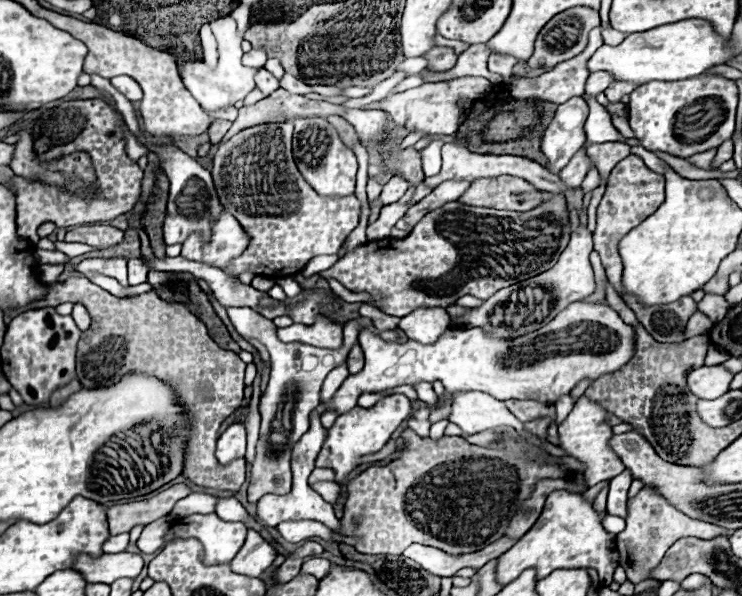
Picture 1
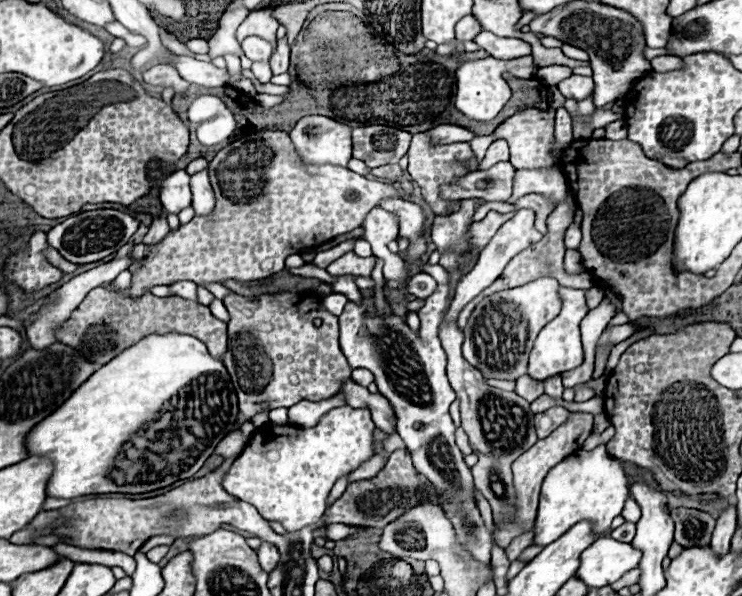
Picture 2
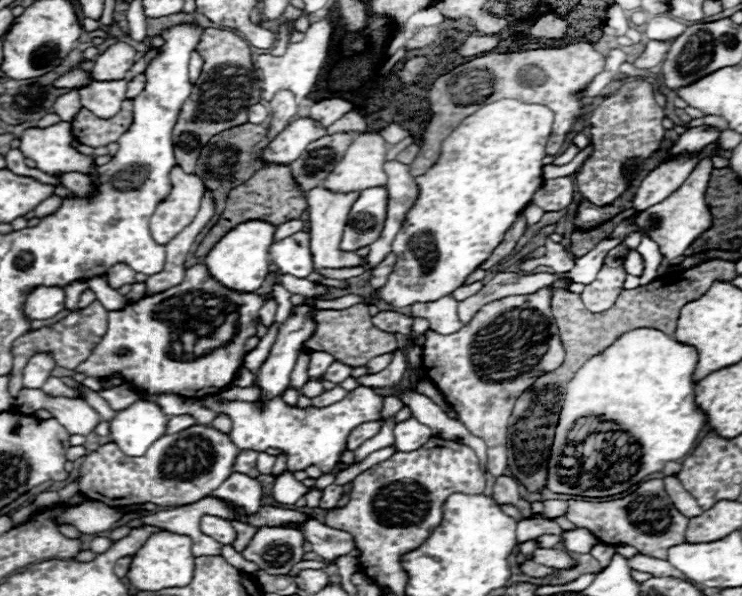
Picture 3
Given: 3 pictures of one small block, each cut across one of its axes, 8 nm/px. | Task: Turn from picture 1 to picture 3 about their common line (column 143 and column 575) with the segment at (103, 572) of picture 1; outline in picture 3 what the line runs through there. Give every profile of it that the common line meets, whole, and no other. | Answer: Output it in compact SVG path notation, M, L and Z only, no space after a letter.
M540 548L540 550L534 550L534 560L538 564L544 564L544 566L550 566L550 568L556 568L556 570L572 570L576 568L576 560L564 552L564 550L546 550L546 548Z

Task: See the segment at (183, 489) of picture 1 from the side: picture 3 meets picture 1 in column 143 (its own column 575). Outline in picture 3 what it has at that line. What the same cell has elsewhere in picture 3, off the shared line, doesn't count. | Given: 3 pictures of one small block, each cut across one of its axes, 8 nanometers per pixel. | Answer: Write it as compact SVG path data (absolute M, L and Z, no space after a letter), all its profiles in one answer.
M648 480L640 484L640 488L626 498L610 500L610 502L584 502L584 500L568 500L566 518L578 528L588 528L602 544L628 544L634 546L640 554L664 560L668 548L684 542L684 532L688 526L688 518L682 516L674 504L670 502L662 480Z

